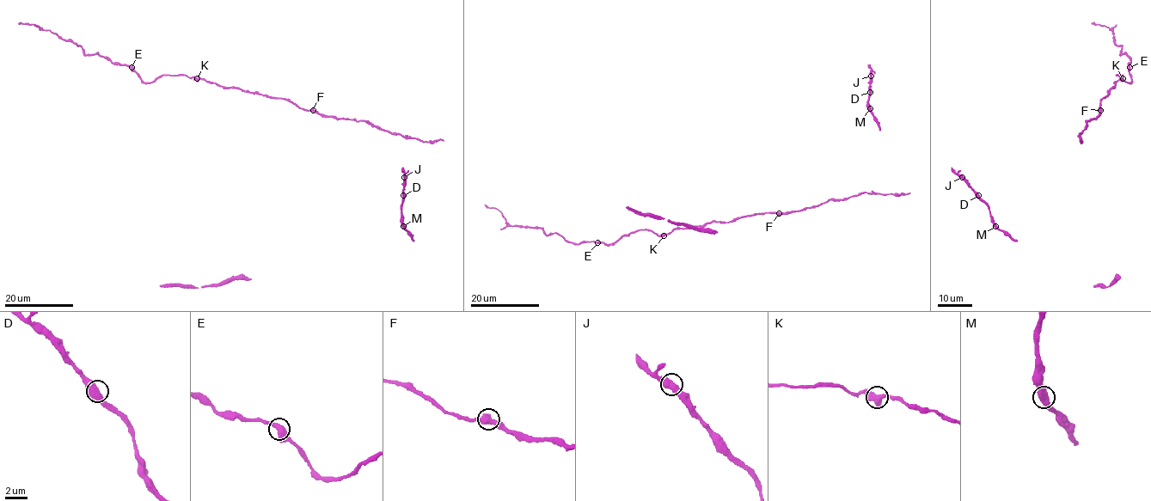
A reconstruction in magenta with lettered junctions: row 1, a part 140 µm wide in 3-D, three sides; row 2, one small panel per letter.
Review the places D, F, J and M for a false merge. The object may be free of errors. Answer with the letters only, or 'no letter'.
no letter

